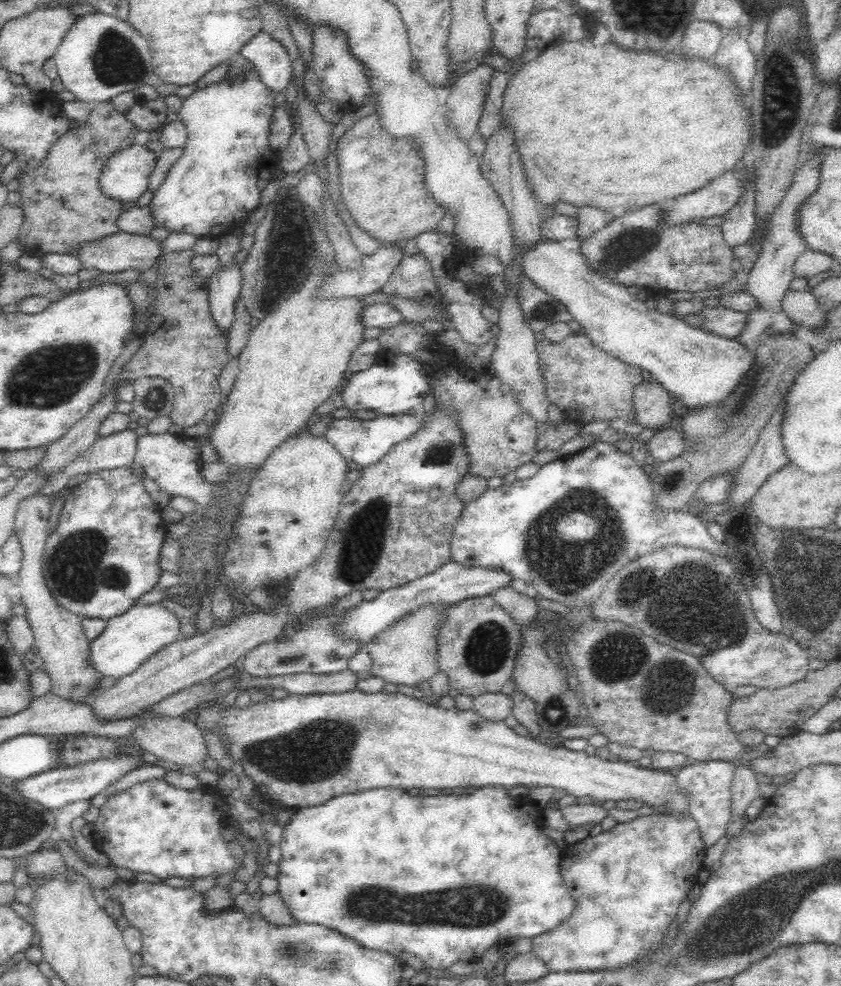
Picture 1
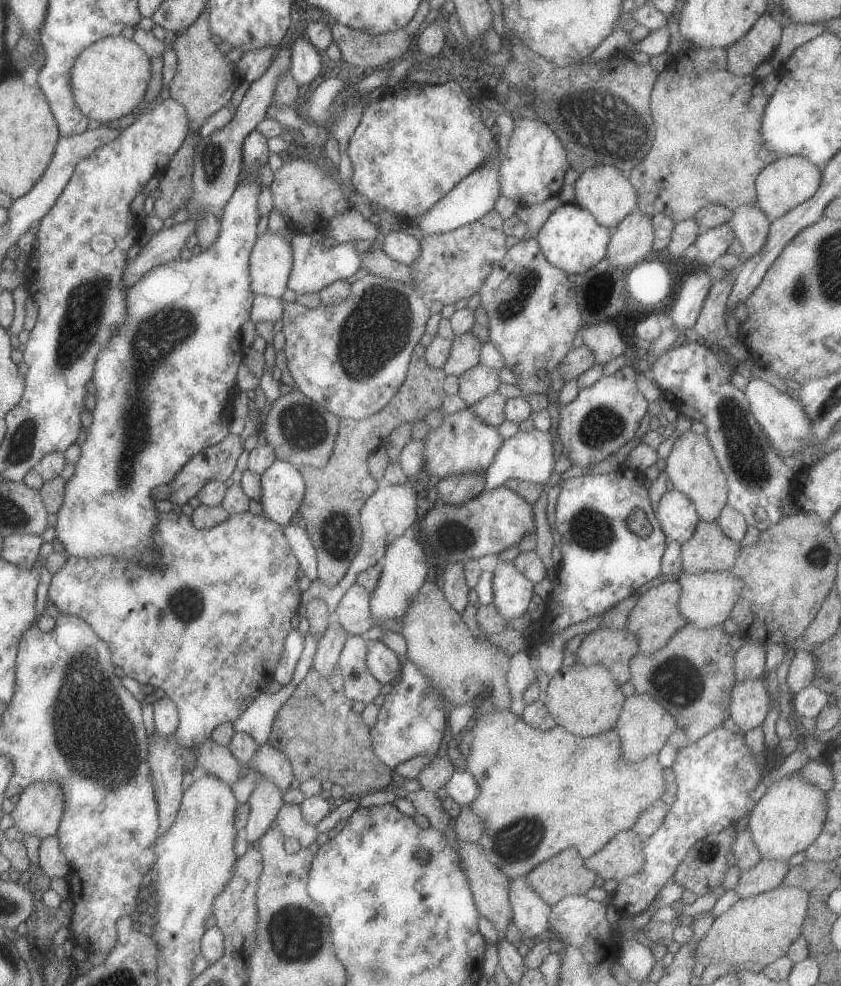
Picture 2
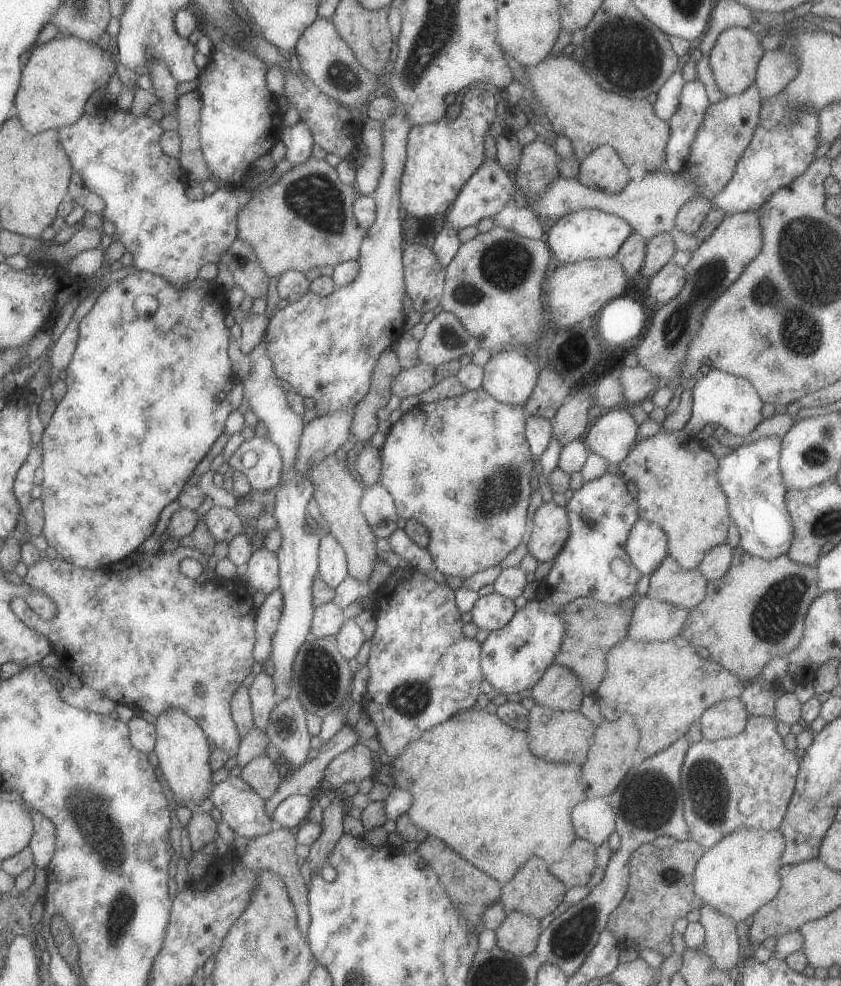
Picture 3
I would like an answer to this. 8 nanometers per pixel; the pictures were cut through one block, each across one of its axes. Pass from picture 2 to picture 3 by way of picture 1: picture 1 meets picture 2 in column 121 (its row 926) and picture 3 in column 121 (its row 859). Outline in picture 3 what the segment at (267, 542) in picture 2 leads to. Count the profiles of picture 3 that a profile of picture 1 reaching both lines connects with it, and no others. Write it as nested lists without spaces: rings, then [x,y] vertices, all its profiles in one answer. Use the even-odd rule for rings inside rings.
[[[179,546],[175,550],[165,551],[162,549],[154,553],[136,552],[130,554],[128,558],[123,558],[120,562],[115,562],[112,565],[103,566],[94,570],[84,570],[75,564],[66,562],[61,557],[58,558],[42,558],[38,564],[30,566],[27,574],[23,577],[24,583],[32,586],[36,590],[42,590],[48,598],[52,598],[52,602],[56,604],[56,616],[52,620],[44,620],[26,604],[22,598],[12,598],[11,607],[14,614],[22,619],[22,622],[30,628],[43,634],[50,640],[53,652],[61,660],[61,665],[66,666],[71,674],[76,674],[81,680],[83,686],[94,688],[98,692],[102,692],[114,700],[114,702],[123,702],[126,706],[134,707],[139,711],[150,712],[150,714],[158,715],[168,709],[168,705],[177,706],[183,710],[190,718],[193,718],[198,726],[201,726],[206,734],[206,738],[216,746],[226,752],[230,757],[236,756],[239,751],[241,736],[238,732],[238,727],[232,718],[231,704],[232,696],[236,694],[236,690],[243,684],[247,683],[253,676],[252,666],[255,662],[254,645],[256,644],[256,614],[257,607],[252,600],[252,594],[246,582],[240,577],[234,578],[218,578],[205,580],[203,583],[197,583],[195,579],[188,578],[182,574],[179,564],[182,559],[188,556],[199,557],[200,550],[196,548],[188,548],[188,546]]]

